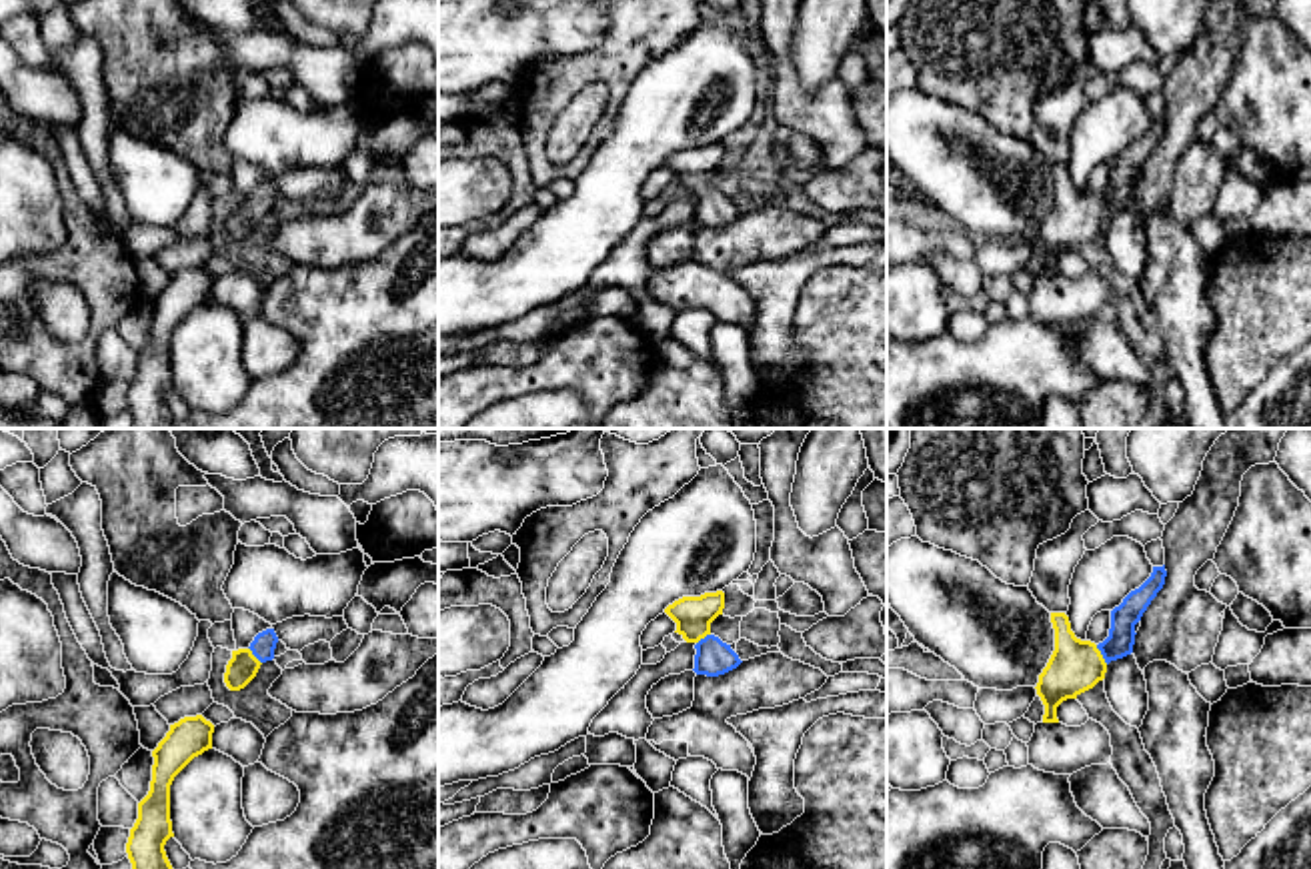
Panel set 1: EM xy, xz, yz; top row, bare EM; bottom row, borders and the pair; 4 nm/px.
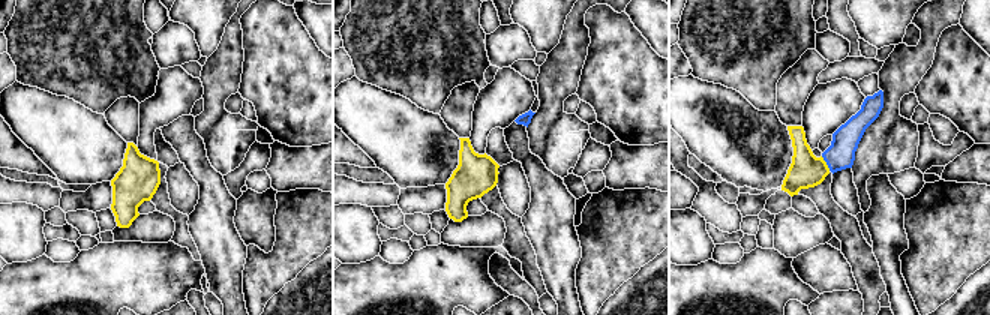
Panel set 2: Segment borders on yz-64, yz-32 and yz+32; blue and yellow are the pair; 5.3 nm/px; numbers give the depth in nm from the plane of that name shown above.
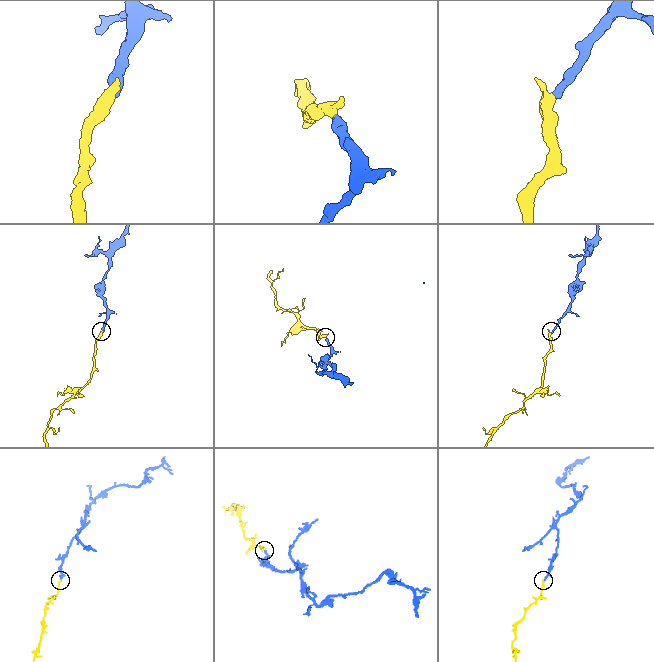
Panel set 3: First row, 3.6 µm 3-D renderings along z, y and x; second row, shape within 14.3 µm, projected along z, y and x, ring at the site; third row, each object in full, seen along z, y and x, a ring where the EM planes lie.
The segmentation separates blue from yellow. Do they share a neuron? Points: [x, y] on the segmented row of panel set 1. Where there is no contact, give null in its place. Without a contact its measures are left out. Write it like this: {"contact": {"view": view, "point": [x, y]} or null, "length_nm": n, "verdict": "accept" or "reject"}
{"contact": {"view": "yz", "point": [1101, 653]}, "length_nm": 90, "verdict": "accept"}

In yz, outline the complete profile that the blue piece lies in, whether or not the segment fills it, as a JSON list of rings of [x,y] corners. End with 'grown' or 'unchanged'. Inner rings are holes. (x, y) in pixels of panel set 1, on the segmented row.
[[[1165,565],[1153,567],[1151,577],[1111,611],[1109,637],[1099,645],[1077,639],[1065,613],[1051,613],[1055,651],[1035,687],[1045,705],[1043,723],[1059,723],[1057,707],[1063,701],[1093,689],[1105,679],[1111,661],[1133,653],[1135,625],[1163,589],[1165,577]]]; grown

